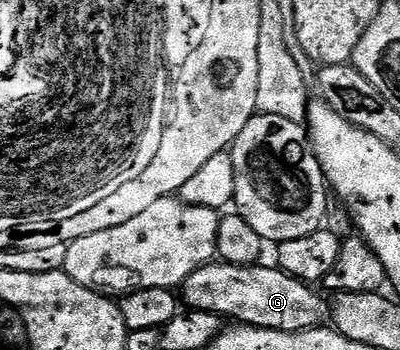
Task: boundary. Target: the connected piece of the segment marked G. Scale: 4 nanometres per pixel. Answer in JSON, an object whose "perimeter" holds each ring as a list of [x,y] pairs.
{"perimeter":[[[212,260],[197,268],[197,272],[183,282],[182,301],[192,310],[213,312],[227,320],[235,318],[231,320],[245,326],[290,334],[322,327],[328,321],[328,299],[323,299],[324,295],[314,285],[297,280],[274,265],[263,265],[234,266],[222,260]]]}

